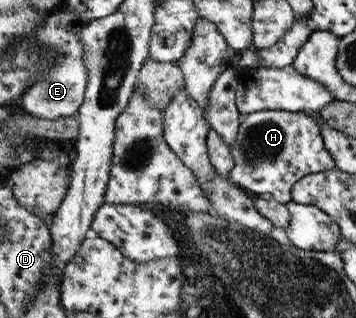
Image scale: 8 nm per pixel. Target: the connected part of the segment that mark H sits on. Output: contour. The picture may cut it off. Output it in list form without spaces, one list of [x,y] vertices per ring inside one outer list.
[[[265,110],[243,117],[231,154],[234,167],[228,178],[255,197],[272,194],[273,199],[288,206],[293,187],[304,176],[334,170],[337,161],[325,147],[318,118],[311,113]]]

